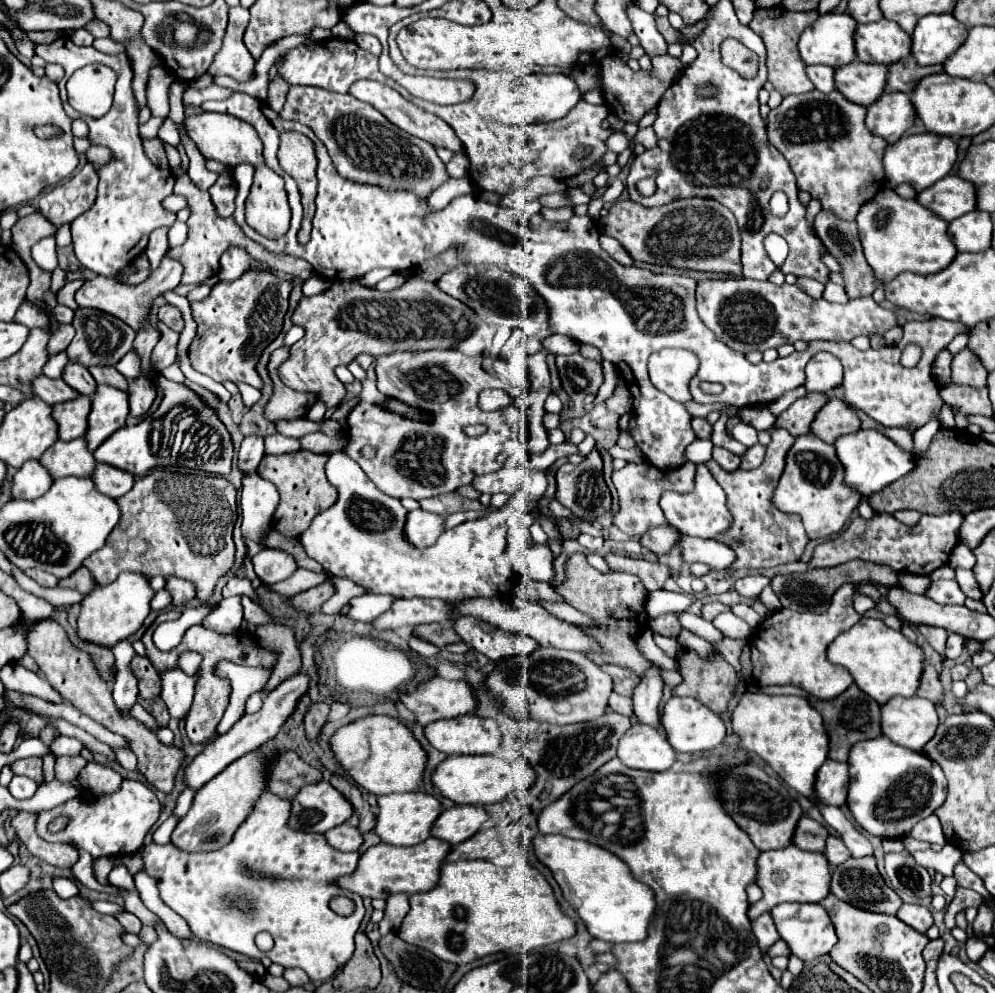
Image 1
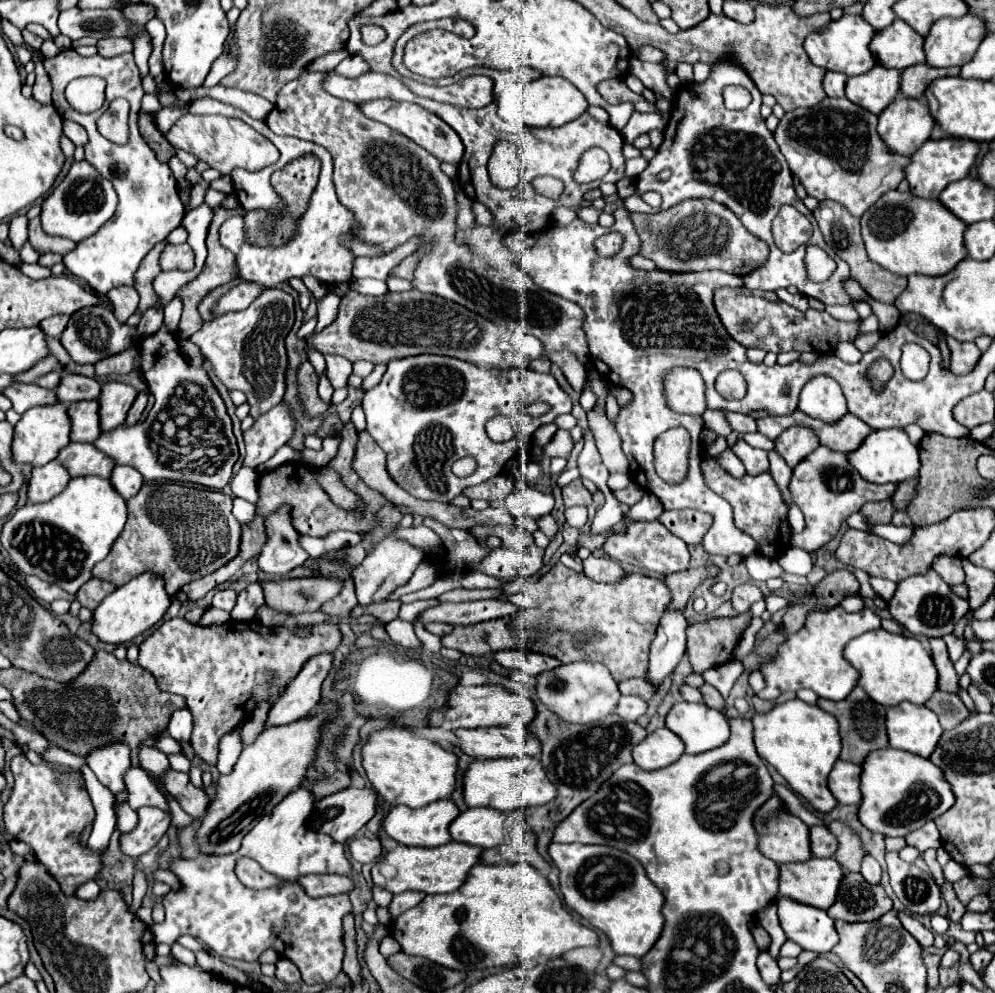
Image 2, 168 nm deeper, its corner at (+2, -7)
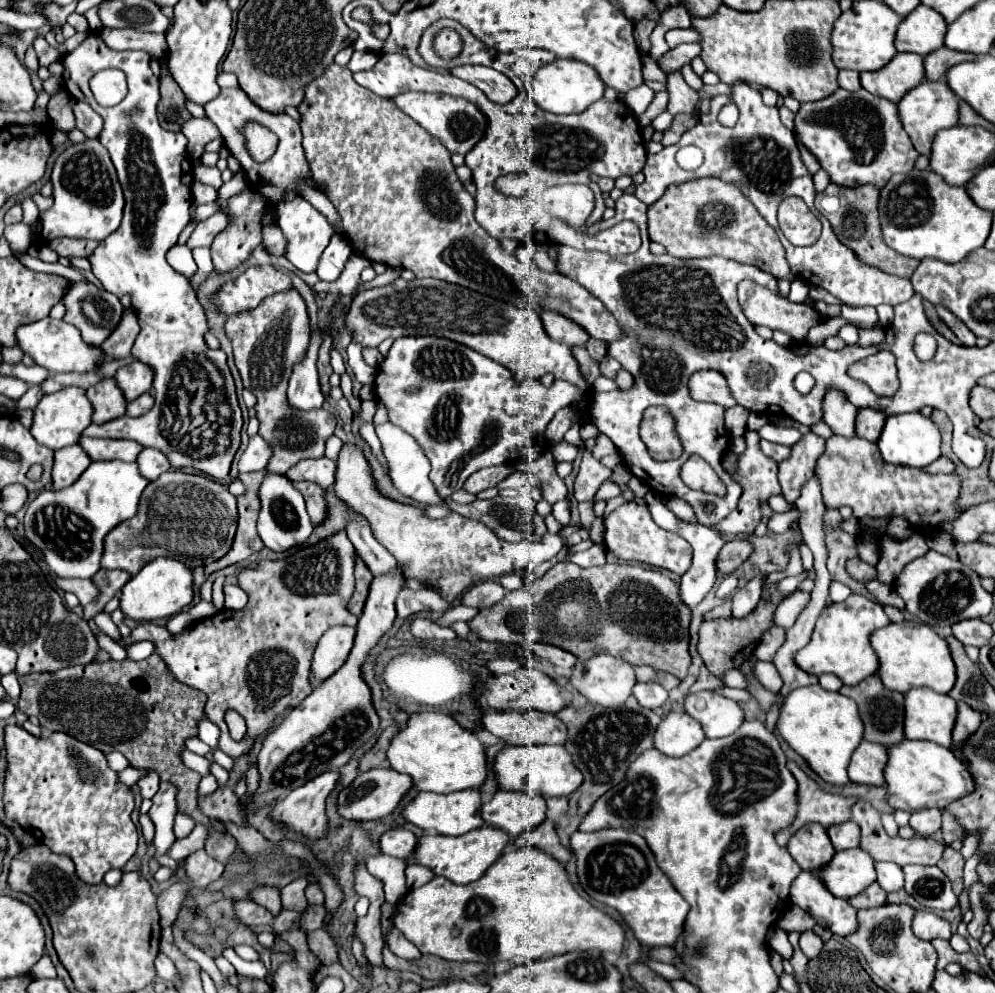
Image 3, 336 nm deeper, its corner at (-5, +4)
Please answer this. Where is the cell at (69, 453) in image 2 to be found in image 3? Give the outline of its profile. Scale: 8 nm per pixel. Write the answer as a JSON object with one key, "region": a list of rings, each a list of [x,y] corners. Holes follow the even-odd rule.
{"region":[[[80,439],[82,449],[90,455],[92,461],[136,461],[138,453],[144,449],[140,443],[130,439]]]}

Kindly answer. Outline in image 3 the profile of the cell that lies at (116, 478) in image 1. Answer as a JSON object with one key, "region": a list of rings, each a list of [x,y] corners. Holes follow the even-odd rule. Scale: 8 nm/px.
{"region":[[[144,449],[138,457],[138,465],[140,465],[140,471],[144,473],[144,477],[148,477],[150,481],[154,481],[162,473],[170,471],[170,461],[164,453],[160,453],[160,449]]]}

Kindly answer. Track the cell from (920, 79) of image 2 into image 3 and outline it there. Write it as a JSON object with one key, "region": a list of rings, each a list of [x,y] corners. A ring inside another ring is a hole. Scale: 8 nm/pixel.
{"region":[[[940,47],[940,49],[936,49],[924,57],[926,79],[928,81],[940,81],[950,67],[964,63],[964,61],[976,61],[976,59],[978,57],[972,53],[960,53],[960,51],[948,49],[948,47]]]}

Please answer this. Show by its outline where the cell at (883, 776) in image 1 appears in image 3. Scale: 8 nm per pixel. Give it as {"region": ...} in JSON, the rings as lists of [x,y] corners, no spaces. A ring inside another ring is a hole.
{"region":[[[904,739],[900,745],[890,747],[888,765],[884,769],[886,777],[886,799],[894,809],[908,813],[936,807],[944,809],[946,805],[970,795],[974,791],[974,779],[964,767],[964,763],[946,747],[932,741],[910,741]]]}

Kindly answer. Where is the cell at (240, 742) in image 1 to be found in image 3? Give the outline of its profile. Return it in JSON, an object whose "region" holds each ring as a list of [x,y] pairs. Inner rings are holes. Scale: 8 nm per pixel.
{"region":[[[338,625],[328,629],[320,637],[314,659],[312,659],[312,685],[322,683],[332,673],[336,673],[340,665],[344,665],[354,645],[354,635],[356,635],[354,627]]]}

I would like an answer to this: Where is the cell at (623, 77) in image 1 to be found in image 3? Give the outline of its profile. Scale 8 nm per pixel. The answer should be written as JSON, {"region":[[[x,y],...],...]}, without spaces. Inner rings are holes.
{"region":[[[674,71],[670,73],[672,76],[672,97],[668,103],[668,111],[672,115],[680,115],[680,113],[694,113],[694,107],[698,103],[698,93],[691,87],[686,85],[684,77],[680,71]]]}

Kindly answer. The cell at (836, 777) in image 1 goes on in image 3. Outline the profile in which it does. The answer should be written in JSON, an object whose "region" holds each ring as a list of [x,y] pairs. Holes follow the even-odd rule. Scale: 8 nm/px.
{"region":[[[862,741],[852,755],[848,777],[854,783],[866,785],[882,785],[884,783],[884,767],[888,763],[888,749],[884,745]]]}

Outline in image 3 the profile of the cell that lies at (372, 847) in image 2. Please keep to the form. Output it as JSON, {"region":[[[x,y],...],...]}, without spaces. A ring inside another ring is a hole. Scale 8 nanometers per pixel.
{"region":[[[404,827],[390,829],[390,831],[386,831],[380,837],[380,849],[382,849],[382,853],[398,857],[398,859],[412,857],[412,853],[416,849],[416,843],[418,843],[418,837],[412,831],[404,829]]]}

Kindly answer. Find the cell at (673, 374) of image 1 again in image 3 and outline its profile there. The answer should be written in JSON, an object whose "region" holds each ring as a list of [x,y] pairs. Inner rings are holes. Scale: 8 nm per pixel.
{"region":[[[696,371],[690,377],[688,387],[690,387],[692,399],[696,399],[696,401],[718,403],[718,405],[722,405],[726,409],[736,405],[724,375],[718,373],[718,371]]]}

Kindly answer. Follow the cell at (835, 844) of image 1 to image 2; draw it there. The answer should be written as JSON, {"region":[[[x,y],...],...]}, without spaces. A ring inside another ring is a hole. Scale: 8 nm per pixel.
{"region":[[[831,822],[829,830],[835,834],[839,848],[835,852],[835,860],[849,872],[859,872],[861,866],[861,858],[865,854],[865,850],[861,848],[859,838],[853,834],[851,828],[847,828],[843,822]]]}

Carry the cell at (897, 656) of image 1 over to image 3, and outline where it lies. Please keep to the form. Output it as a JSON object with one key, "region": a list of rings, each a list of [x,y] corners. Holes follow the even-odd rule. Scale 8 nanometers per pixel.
{"region":[[[918,621],[890,623],[888,627],[876,629],[870,643],[880,657],[878,675],[892,691],[908,693],[914,687],[930,687],[938,693],[950,693],[956,683],[956,665],[950,655],[946,639],[942,639],[932,627]]]}

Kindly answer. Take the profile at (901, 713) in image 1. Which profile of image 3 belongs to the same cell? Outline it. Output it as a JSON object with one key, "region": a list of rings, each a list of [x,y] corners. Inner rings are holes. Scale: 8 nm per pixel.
{"region":[[[930,687],[912,689],[904,699],[906,739],[924,739],[950,747],[956,721],[956,701],[948,695],[936,693]]]}

